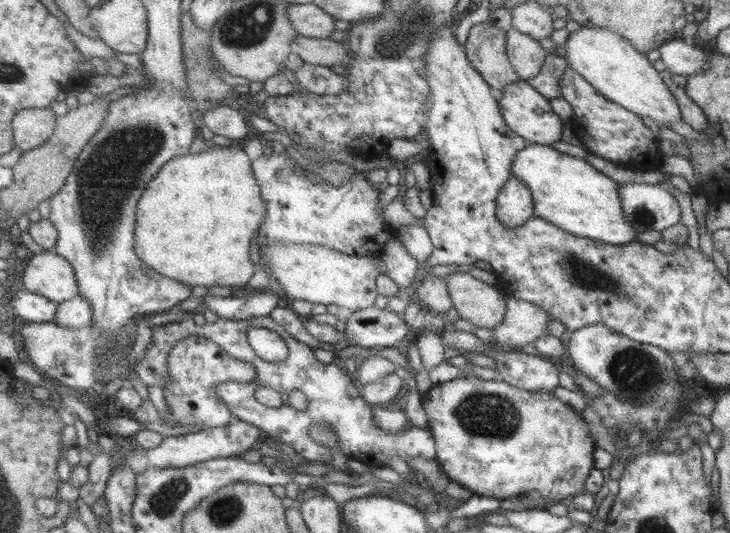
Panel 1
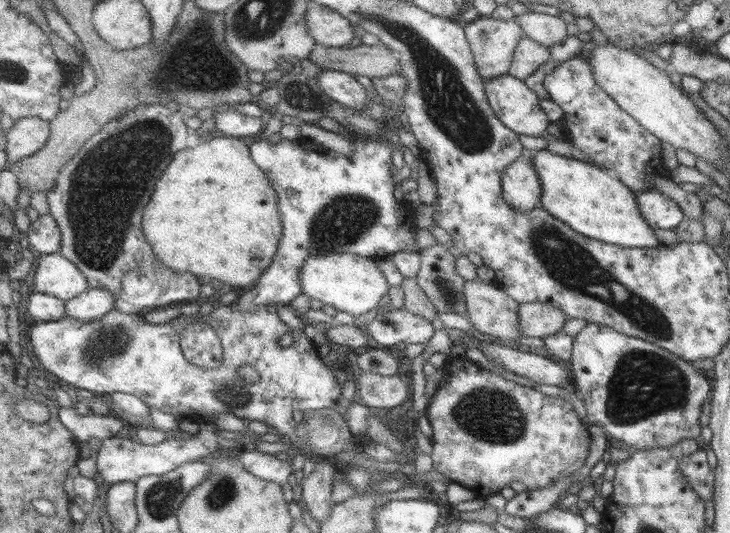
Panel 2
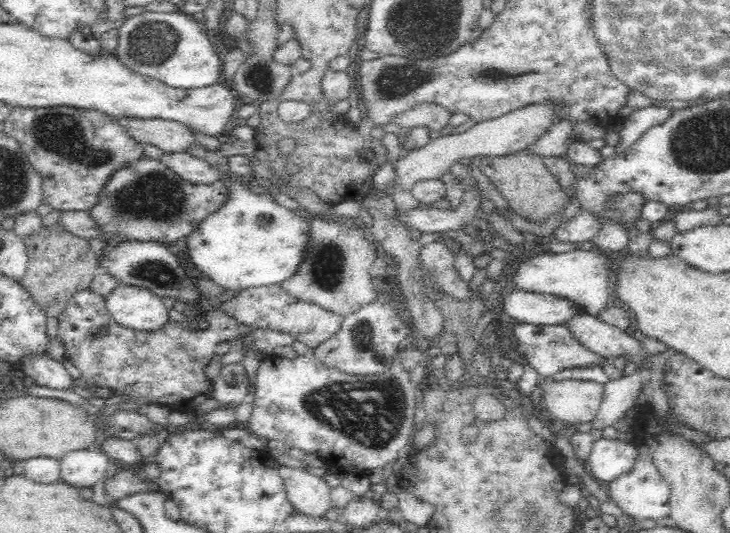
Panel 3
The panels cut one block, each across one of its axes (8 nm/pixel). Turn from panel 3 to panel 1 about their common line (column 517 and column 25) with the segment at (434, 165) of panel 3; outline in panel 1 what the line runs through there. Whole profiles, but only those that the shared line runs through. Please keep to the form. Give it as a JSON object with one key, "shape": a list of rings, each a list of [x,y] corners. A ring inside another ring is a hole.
{"shape":[[[30,108],[15,117],[16,146],[25,153],[38,149],[57,132],[59,115],[52,108]]]}

